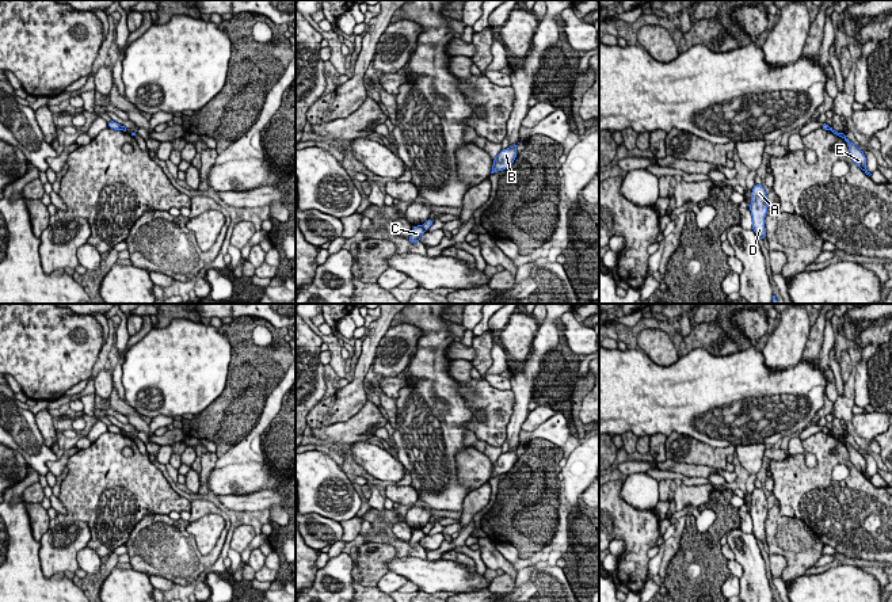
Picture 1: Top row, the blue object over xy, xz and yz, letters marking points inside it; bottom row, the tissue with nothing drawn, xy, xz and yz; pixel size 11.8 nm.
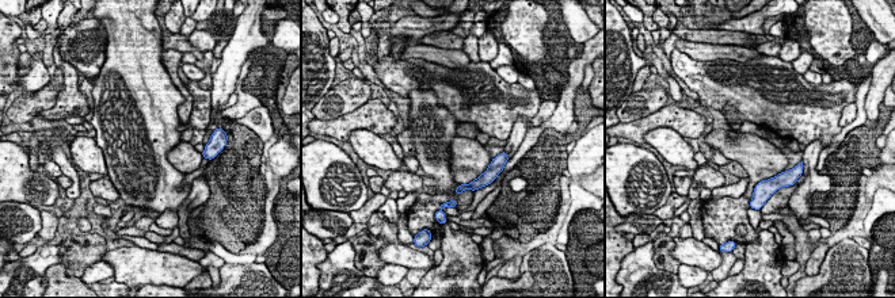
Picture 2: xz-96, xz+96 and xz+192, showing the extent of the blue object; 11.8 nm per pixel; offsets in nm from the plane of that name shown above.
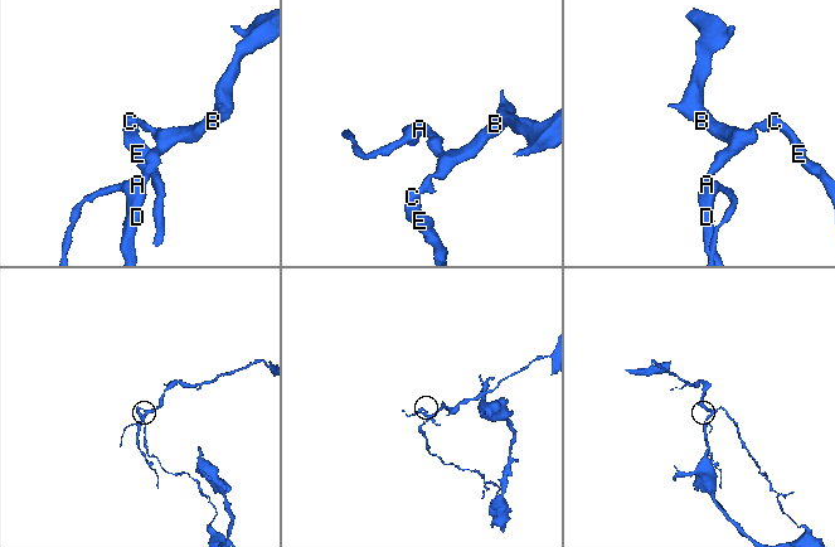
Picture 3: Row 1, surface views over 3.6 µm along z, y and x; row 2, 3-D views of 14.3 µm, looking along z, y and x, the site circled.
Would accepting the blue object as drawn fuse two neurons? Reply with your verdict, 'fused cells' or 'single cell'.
fused cells

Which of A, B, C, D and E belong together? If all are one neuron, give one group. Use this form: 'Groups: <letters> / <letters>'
Groups: A B D / C E

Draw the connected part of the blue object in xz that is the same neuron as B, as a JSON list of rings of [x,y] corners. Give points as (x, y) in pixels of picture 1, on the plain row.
[[[518,447],[500,454],[500,457],[493,462],[491,477],[498,476],[498,475],[504,475],[514,466],[518,458],[516,450]]]

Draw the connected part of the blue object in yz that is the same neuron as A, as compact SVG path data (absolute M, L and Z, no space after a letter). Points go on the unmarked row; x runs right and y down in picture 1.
M755 488L751 496L750 515L752 519L752 534L762 544L766 542L765 521L767 518L769 507L767 498L762 488Z

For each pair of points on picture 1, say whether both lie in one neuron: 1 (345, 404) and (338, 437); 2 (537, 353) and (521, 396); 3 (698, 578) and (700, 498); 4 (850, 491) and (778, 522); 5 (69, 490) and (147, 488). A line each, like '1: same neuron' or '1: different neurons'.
1: different neurons
2: same neuron
3: different neurons
4: different neurons
5: same neuron

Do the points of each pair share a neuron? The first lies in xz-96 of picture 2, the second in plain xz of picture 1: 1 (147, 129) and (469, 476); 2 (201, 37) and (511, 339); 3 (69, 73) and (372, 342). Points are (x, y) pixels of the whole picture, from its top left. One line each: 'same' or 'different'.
1: different
2: different
3: different

